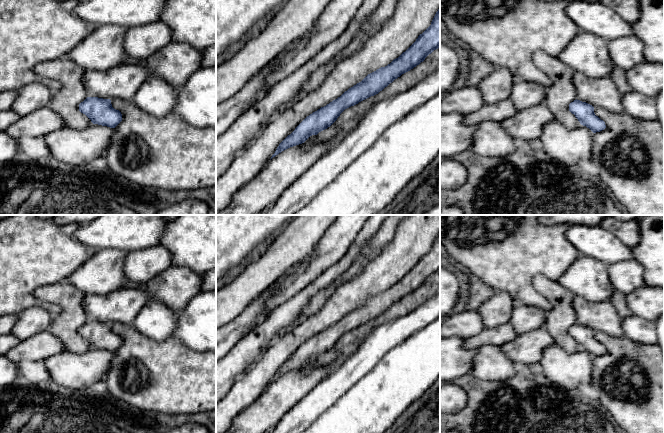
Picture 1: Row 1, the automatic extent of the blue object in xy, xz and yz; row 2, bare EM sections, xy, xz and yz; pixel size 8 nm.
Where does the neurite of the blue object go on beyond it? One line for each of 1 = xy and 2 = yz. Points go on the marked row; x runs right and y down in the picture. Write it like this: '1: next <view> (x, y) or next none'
1: next none
2: next none

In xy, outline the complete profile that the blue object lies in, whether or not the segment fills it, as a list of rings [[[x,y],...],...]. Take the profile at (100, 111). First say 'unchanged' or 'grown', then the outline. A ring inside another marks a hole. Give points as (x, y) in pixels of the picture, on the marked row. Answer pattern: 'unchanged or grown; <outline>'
unchanged; [[[87,97],[79,104],[79,111],[93,124],[115,128],[122,121],[122,114],[112,107],[110,99]]]

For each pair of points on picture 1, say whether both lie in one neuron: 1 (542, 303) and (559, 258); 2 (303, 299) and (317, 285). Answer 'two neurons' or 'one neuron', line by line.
1: one neuron
2: one neuron

